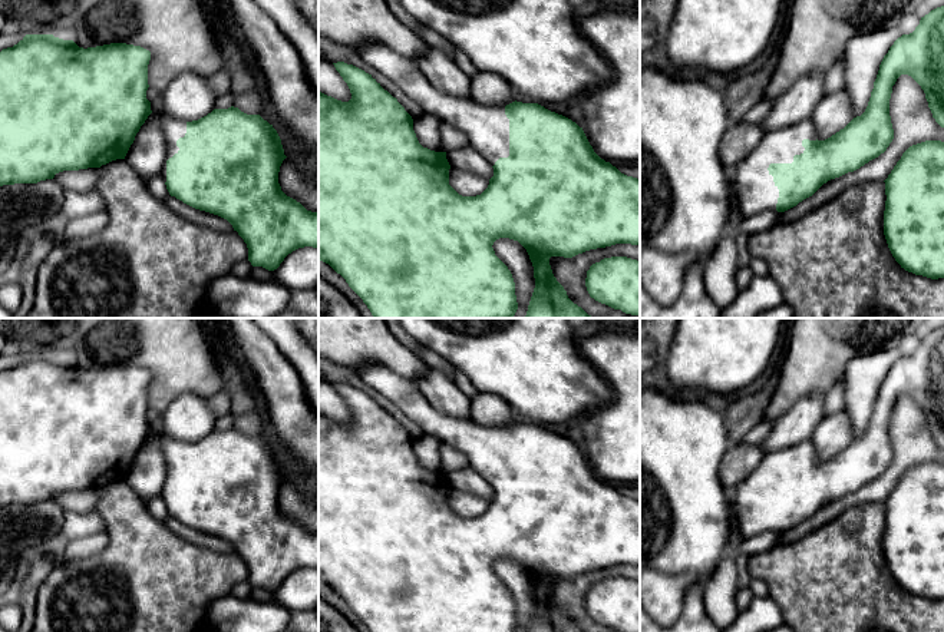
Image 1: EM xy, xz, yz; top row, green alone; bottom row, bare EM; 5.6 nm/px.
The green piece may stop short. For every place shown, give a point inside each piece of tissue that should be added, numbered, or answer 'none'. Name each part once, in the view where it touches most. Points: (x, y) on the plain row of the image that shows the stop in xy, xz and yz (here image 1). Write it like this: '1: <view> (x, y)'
1: yz (752, 509)

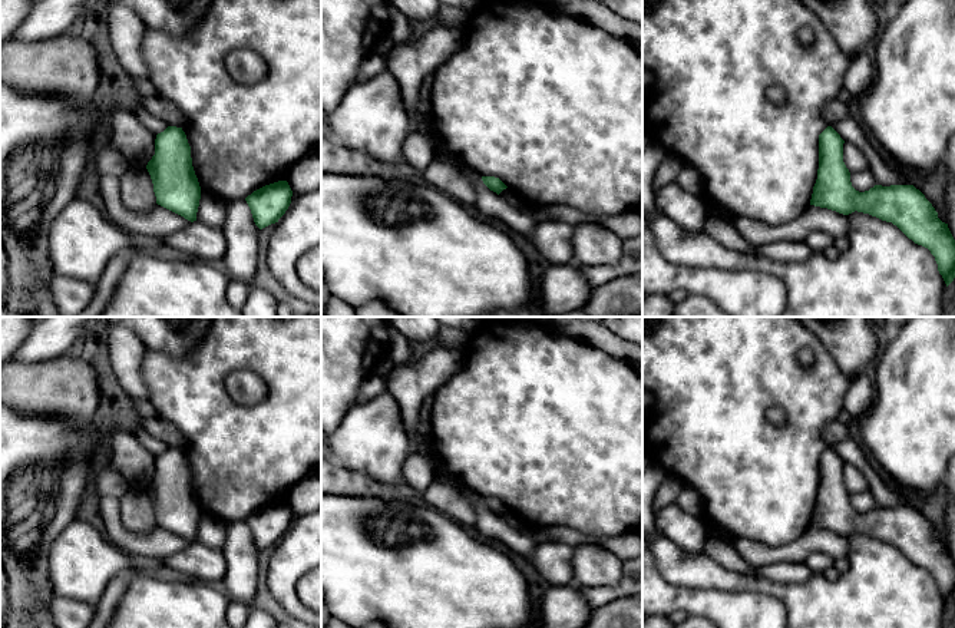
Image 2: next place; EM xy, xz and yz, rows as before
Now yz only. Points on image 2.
none

